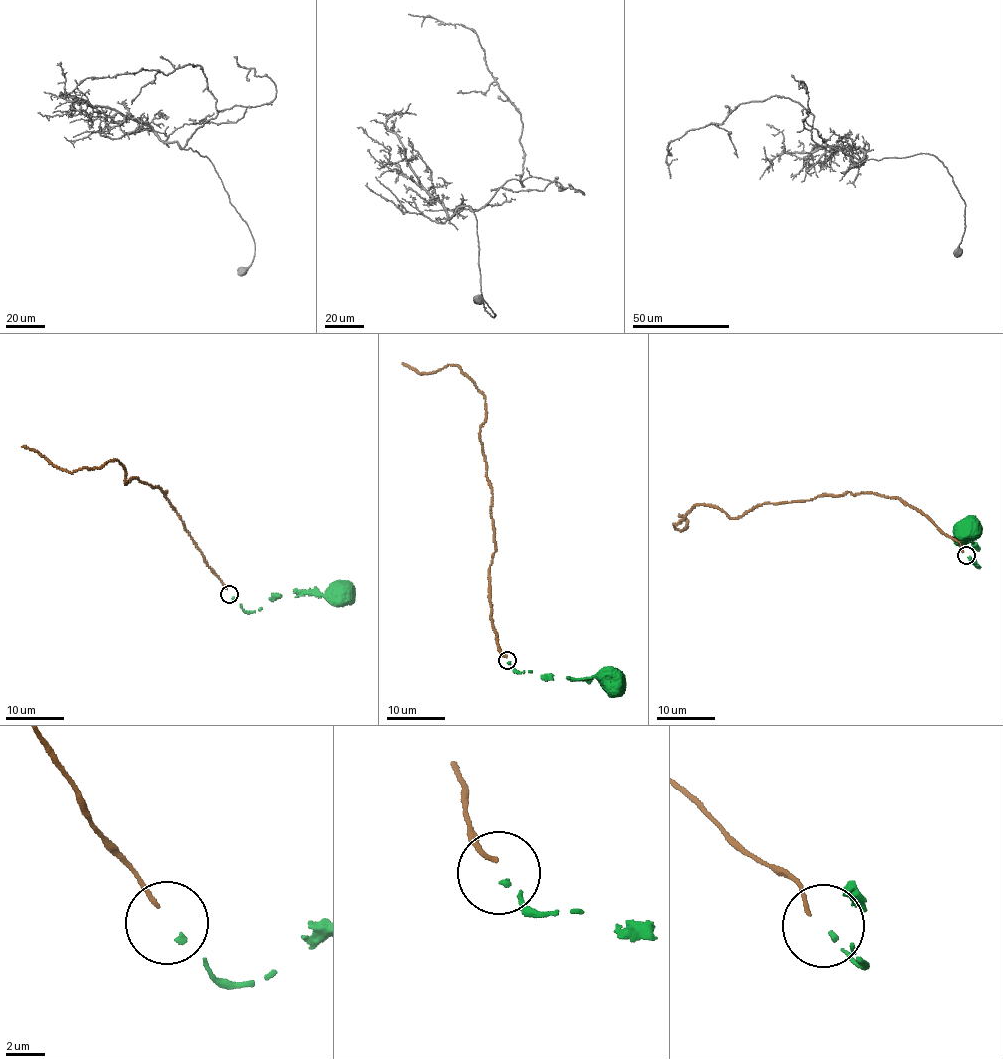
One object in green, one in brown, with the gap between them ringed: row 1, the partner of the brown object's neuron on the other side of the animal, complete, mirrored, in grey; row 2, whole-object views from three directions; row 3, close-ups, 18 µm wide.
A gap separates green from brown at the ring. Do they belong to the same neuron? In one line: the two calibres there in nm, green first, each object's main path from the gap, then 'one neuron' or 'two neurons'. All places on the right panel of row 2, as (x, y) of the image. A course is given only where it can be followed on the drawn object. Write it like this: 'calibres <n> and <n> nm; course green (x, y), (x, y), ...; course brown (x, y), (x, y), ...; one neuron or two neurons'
calibres 240 and 200 nm; course green (968, 557), (978, 565), (975, 563), (976, 543), (966, 530); course brown (963, 552), (919, 511), (873, 493), (737, 517), (696, 505), (674, 525), (681, 531), (678, 516); two neurons

